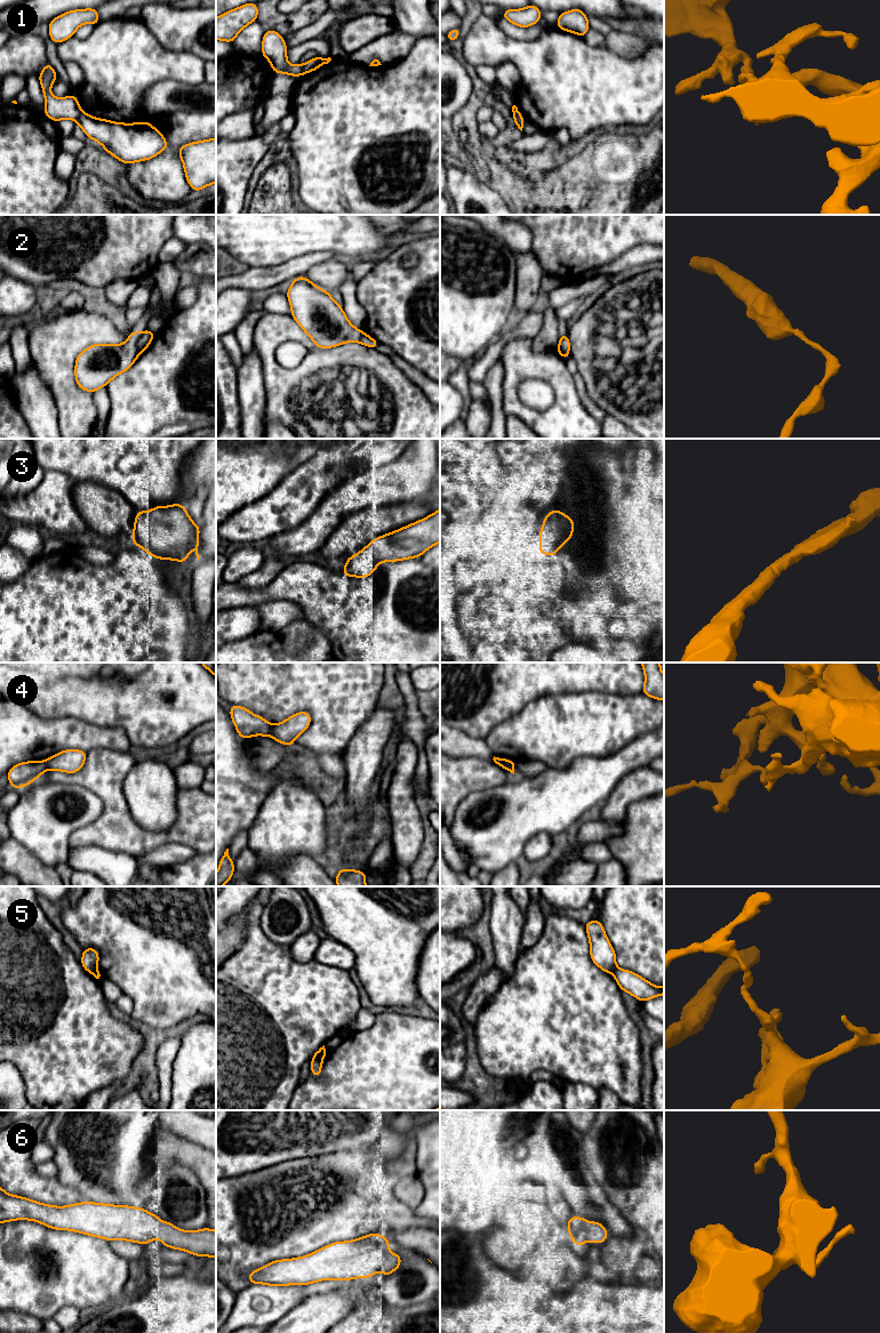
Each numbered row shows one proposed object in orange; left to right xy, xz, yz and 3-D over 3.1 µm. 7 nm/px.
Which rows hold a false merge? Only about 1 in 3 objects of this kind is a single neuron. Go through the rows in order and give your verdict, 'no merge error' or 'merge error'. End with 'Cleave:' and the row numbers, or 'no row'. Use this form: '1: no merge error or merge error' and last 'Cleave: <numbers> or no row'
1: merge error
2: merge error
3: no merge error
4: merge error
5: merge error
6: no merge error
Cleave: 1, 2, 4, 5

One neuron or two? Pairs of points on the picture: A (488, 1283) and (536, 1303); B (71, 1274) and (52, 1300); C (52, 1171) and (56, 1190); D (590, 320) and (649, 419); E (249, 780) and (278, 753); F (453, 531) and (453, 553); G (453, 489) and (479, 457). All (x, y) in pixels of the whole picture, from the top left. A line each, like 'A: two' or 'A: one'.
A: one
B: one
C: two
D: one
E: two
F: one
G: one

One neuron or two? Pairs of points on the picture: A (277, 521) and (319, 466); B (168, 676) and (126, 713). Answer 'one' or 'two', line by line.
A: one
B: one

